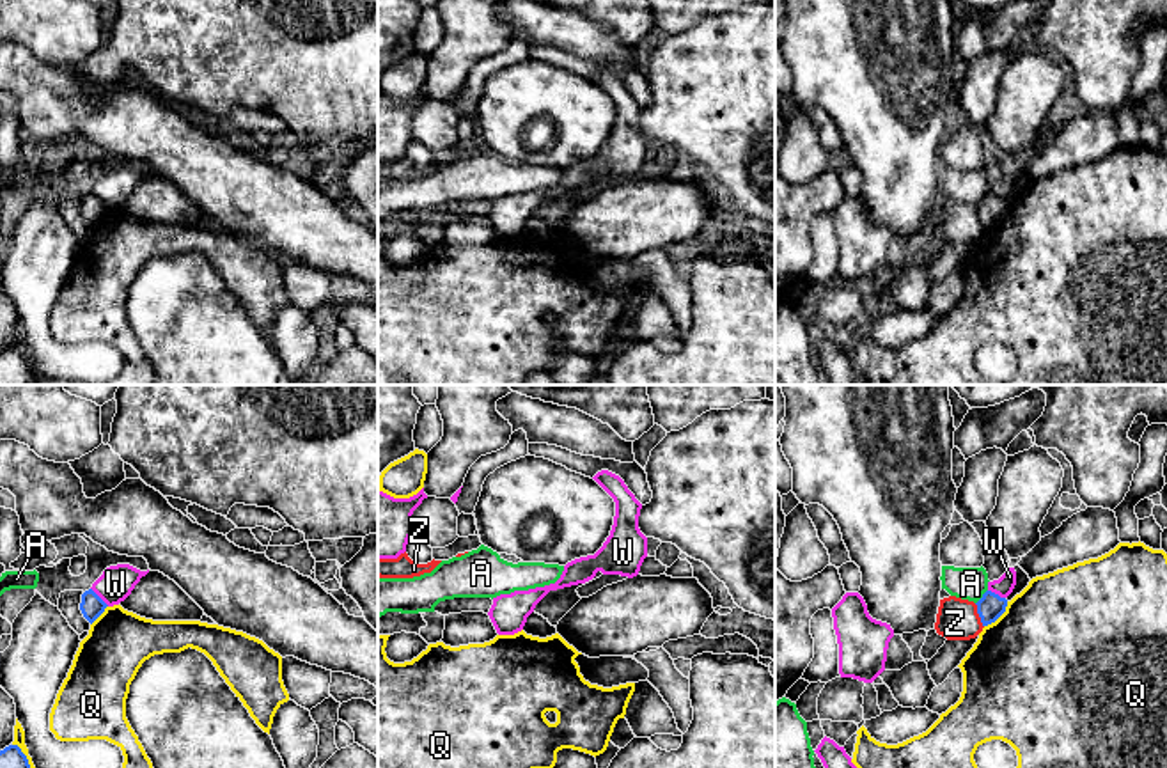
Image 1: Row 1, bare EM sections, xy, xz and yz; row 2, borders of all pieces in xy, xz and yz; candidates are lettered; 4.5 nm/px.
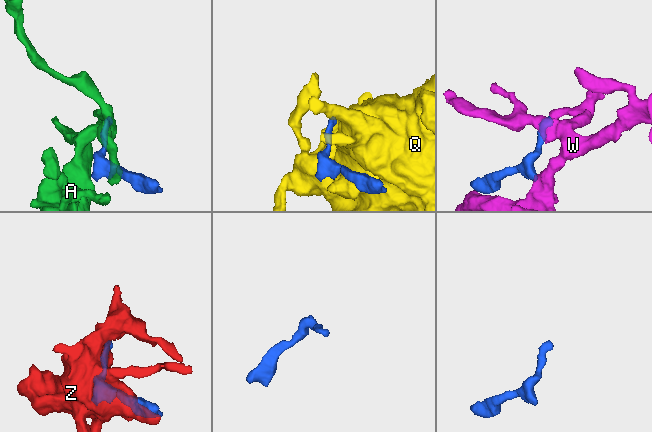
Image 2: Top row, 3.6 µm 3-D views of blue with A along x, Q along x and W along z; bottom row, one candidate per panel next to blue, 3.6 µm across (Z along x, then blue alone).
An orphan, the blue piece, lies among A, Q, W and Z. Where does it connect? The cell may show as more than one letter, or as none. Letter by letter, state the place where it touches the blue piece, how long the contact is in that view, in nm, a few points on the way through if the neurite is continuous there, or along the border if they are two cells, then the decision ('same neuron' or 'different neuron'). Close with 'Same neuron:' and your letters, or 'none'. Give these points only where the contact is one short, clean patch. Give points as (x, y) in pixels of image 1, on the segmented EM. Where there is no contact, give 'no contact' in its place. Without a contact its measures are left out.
A: meets blue in yz at (983, 596); contact 90 nm long; border along yz (986, 589), (976, 603); different neuron
Q: meets blue in yz at (999, 616); contact 160 nm long; different neuron
W: meets blue in xy at (98, 596); contact 120 nm long; same neuron
Z: meets blue in yz at (979, 616); contact 120 nm long; different neuron
Same neuron: W

